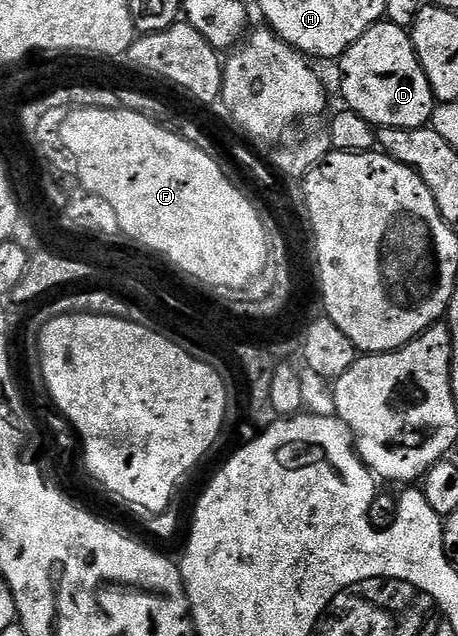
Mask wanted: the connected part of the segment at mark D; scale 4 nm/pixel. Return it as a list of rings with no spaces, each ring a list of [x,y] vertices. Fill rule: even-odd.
[[[390,21],[375,23],[341,57],[343,99],[353,113],[365,117],[372,127],[417,129],[428,126],[437,106],[429,77],[417,61],[408,28]]]

